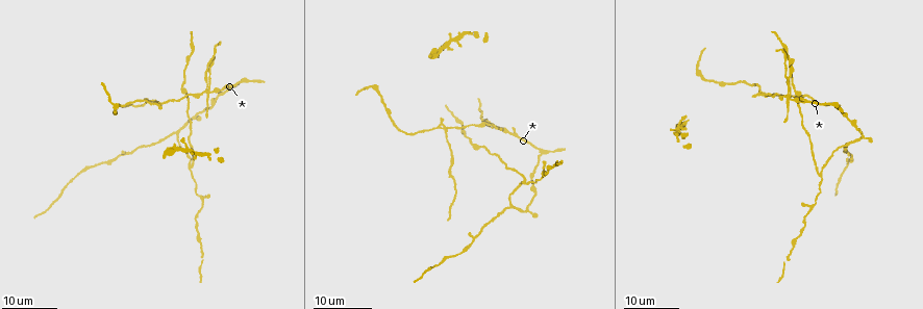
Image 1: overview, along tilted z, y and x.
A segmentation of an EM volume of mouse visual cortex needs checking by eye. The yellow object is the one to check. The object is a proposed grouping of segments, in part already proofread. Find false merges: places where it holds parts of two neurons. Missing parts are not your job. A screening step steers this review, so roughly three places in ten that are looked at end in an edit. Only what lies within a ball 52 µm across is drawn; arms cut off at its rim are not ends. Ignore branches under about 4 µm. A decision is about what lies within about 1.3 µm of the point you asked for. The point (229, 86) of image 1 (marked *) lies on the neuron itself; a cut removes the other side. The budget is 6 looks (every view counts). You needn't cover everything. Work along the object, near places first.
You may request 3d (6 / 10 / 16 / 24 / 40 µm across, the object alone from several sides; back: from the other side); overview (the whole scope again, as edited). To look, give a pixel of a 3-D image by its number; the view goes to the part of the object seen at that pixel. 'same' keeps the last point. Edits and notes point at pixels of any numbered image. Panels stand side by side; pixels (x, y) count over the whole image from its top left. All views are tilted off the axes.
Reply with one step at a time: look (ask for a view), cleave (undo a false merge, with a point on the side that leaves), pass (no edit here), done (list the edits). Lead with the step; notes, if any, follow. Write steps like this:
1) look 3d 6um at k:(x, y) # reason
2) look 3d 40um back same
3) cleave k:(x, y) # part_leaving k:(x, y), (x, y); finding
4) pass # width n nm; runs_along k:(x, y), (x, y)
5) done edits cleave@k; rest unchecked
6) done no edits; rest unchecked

look 3d 16um at 1:(787, 95) # four or more arms meet

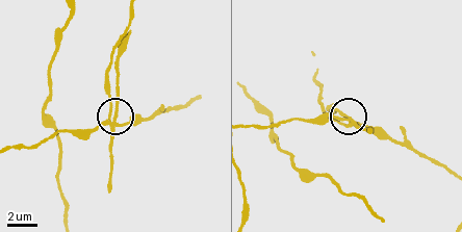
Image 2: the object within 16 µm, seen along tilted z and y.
look 3d 10um at 2:(115, 121)

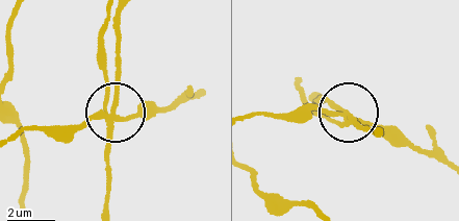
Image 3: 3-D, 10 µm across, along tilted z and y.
cleave 3:(106, 81) # width 210 nm; part_leaving 3:(106, 117), (101, 62), (106, 17); two neurons meet here

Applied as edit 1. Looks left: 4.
look overview

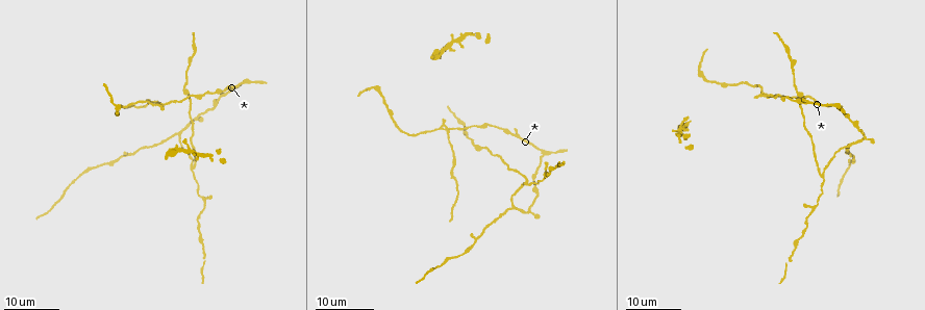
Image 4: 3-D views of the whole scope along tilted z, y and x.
look 3d 16um at 4:(527, 213)

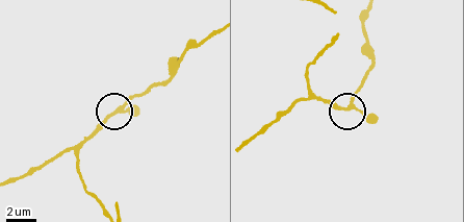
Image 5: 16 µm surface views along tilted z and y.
look 3d 6um at 5:(342, 110) # zoom in

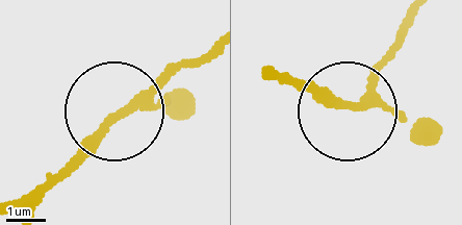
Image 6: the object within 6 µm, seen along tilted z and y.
pass # runs_along 6:(408, 19), (353, 105), (326, 101), (304, 80); all the same neuron

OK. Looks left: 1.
done edits cleave@3; rest unchecked

